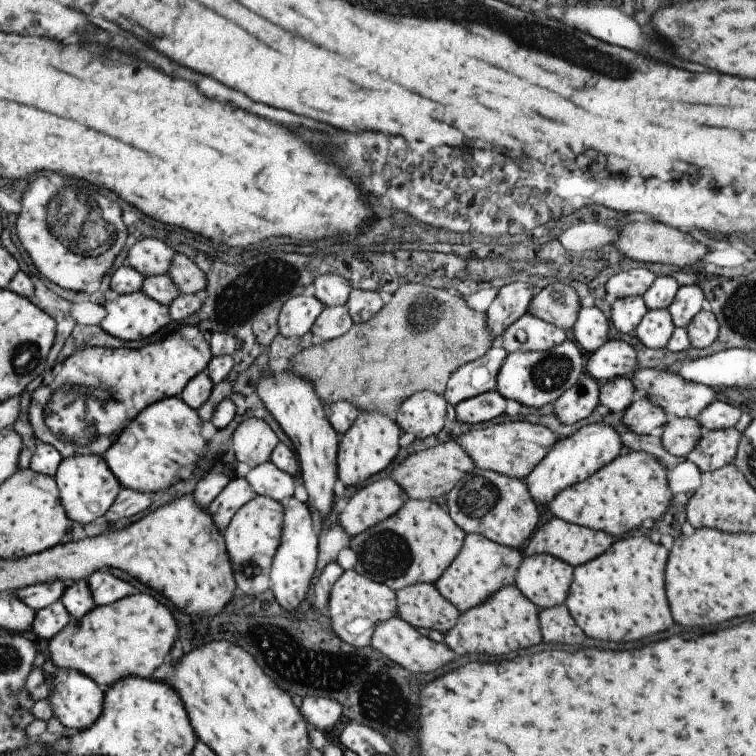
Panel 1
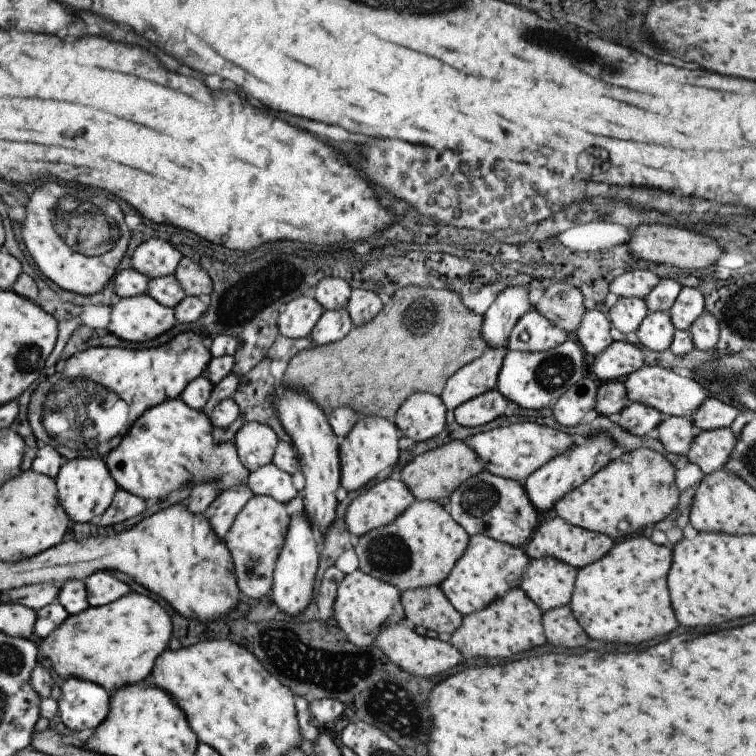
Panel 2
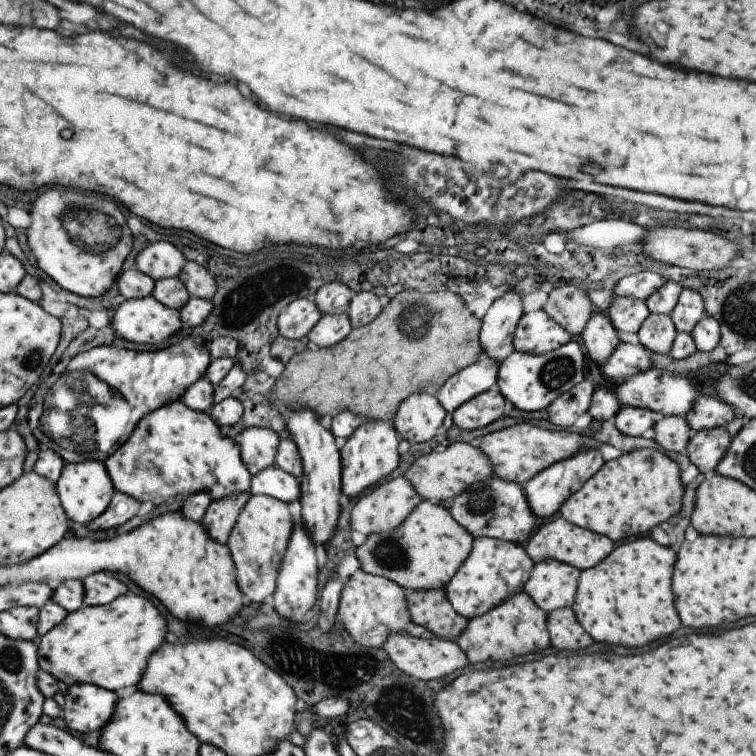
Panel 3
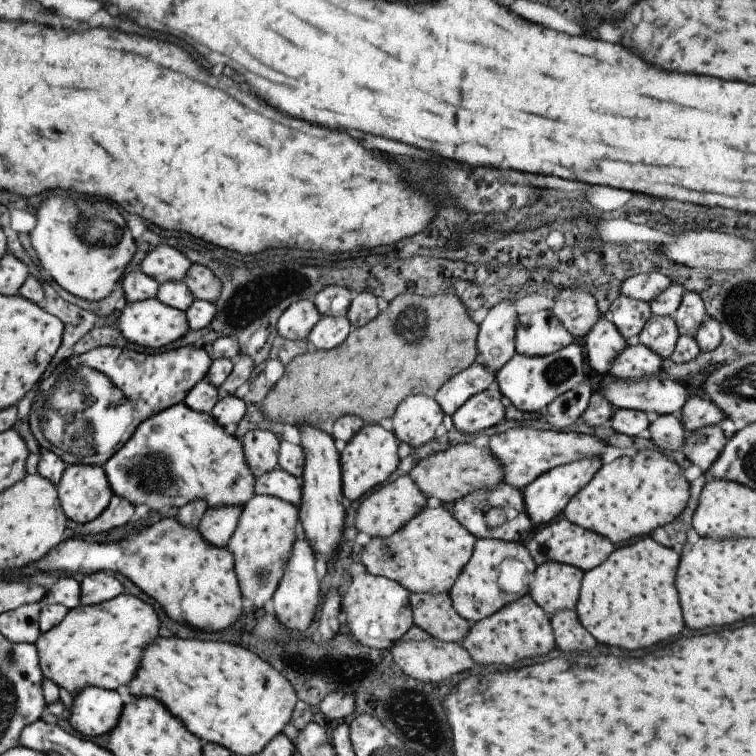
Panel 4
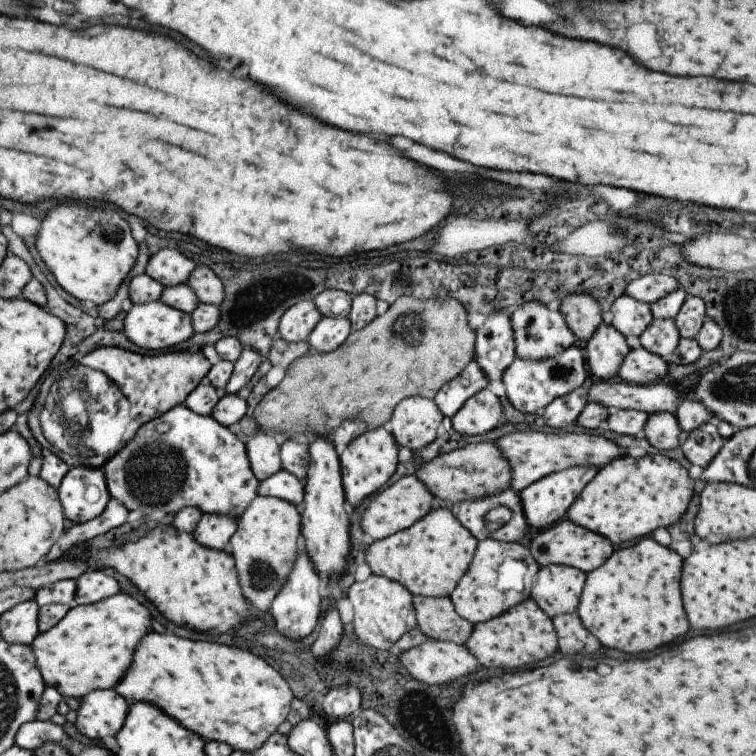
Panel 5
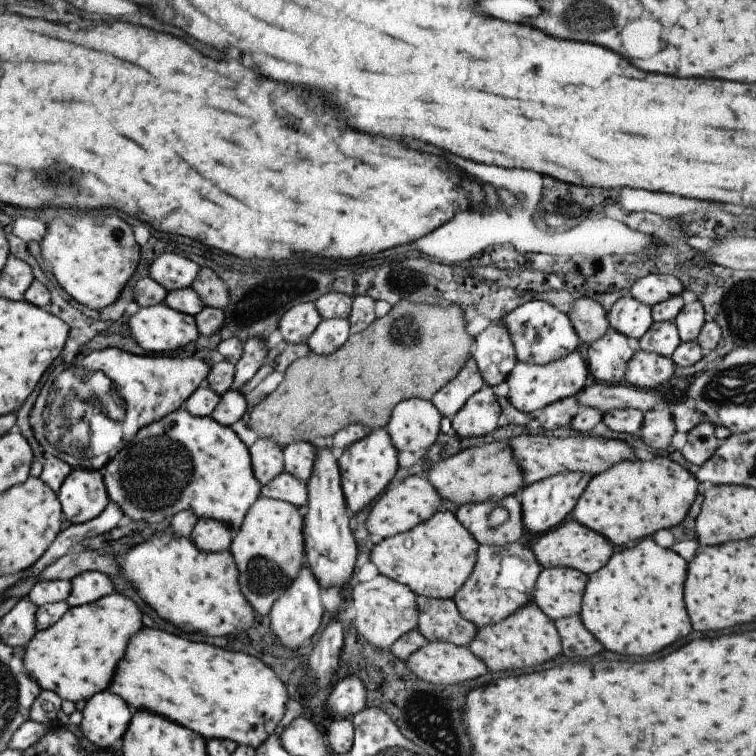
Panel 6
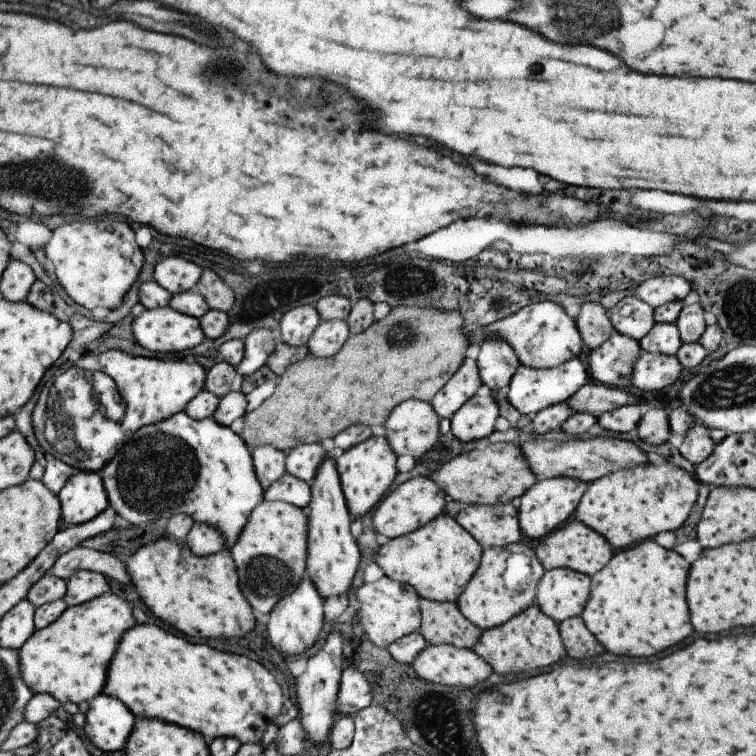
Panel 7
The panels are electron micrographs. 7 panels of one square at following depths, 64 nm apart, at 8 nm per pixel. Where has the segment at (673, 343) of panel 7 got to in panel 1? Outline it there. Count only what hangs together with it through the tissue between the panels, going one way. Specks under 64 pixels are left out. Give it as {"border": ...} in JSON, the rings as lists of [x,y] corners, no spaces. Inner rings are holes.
{"border":[[[648,309],[635,326],[636,339],[647,348],[666,346],[674,326],[667,309]]]}

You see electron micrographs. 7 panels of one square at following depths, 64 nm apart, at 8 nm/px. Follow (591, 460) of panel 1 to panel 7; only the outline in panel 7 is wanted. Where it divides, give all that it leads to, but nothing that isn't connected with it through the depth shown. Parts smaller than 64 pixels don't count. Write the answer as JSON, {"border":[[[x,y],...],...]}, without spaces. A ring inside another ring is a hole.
{"border":[[[563,476],[536,481],[533,486],[527,488],[519,496],[517,520],[519,520],[521,532],[527,538],[539,540],[564,525],[568,520],[572,519],[573,512],[579,503],[579,498],[581,498],[587,486],[588,483],[583,482],[583,480],[575,480],[575,478]]]}

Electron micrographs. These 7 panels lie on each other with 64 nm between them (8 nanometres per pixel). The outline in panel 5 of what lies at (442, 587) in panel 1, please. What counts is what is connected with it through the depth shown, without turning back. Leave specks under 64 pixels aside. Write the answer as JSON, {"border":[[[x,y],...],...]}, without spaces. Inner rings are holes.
{"border":[[[492,539],[479,540],[471,563],[448,598],[457,616],[467,623],[473,625],[487,622],[530,598],[530,589],[539,570],[528,548],[522,544],[497,542]]]}

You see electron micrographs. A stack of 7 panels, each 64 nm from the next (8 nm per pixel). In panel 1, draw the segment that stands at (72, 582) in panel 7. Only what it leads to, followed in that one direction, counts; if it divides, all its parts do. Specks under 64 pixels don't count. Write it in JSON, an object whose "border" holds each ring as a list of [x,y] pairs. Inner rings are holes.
{"border":[[[93,571],[85,582],[95,607],[111,604],[136,592],[131,584],[112,576],[109,572]]]}

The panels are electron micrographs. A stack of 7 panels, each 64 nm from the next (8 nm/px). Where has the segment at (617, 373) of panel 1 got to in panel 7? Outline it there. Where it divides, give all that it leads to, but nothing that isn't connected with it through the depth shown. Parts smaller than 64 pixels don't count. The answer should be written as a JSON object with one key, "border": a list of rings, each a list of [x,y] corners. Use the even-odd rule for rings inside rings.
{"border":[[[640,351],[639,357],[633,362],[631,384],[643,392],[657,392],[673,384],[682,370],[675,355],[659,355]]]}

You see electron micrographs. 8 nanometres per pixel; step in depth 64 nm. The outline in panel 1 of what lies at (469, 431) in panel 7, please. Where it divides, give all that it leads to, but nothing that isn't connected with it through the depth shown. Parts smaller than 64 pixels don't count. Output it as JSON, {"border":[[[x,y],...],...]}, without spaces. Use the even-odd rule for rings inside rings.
{"border":[[[495,390],[484,392],[455,405],[454,419],[472,427],[480,427],[504,414],[505,401]]]}

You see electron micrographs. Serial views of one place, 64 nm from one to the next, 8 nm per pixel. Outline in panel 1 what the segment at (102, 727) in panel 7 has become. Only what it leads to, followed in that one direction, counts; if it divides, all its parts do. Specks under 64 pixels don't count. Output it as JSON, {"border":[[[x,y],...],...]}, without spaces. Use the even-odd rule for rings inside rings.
{"border":[[[56,669],[47,698],[52,716],[65,728],[82,731],[95,722],[102,711],[104,689],[88,676],[73,669]]]}

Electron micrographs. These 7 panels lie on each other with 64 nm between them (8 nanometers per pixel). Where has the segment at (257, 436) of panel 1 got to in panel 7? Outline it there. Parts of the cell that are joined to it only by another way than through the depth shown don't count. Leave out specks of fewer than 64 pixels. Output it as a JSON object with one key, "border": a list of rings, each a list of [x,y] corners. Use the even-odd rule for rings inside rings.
{"border":[[[257,446],[250,451],[253,472],[264,490],[284,474],[285,455],[273,446]]]}

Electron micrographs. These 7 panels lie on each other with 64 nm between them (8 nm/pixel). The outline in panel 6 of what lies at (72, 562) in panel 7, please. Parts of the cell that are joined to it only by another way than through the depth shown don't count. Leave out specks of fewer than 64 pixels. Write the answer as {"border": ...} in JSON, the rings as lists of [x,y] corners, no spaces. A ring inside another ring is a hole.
{"border":[[[73,550],[69,554],[61,556],[50,566],[47,566],[37,581],[64,579],[70,581],[84,571],[98,571],[107,577],[120,575],[116,560],[108,555],[101,555],[99,552],[85,550]]]}

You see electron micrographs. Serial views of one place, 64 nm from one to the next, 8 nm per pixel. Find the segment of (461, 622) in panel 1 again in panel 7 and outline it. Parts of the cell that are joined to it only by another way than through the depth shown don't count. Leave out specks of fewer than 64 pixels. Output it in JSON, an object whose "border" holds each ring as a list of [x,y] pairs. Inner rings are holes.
{"border":[[[534,604],[525,608],[524,612],[515,614],[507,622],[481,631],[479,640],[473,644],[471,650],[489,664],[492,672],[498,674],[509,674],[509,672],[529,674],[529,672],[547,668],[549,664],[565,656],[556,623],[544,616],[544,613]]]}

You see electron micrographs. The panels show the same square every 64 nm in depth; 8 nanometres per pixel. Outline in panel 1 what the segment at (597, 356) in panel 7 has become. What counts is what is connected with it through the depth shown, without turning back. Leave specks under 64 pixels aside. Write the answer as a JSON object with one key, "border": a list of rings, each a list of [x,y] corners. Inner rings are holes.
{"border":[[[580,307],[573,328],[575,342],[593,354],[602,344],[607,341],[610,324],[605,308]]]}

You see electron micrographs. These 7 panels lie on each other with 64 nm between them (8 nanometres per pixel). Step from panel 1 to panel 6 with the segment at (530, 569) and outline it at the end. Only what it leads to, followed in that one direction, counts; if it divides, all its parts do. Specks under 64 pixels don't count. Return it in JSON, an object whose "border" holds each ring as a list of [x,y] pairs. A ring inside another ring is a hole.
{"border":[[[564,567],[542,568],[531,601],[551,621],[578,615],[587,575]]]}

